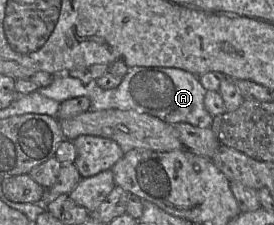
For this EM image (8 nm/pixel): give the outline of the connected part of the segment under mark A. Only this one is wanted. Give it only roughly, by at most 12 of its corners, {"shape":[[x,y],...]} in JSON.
{"shape":[[129,68],[102,89],[68,74],[38,91],[90,110],[135,110],[207,128],[207,90],[180,68]]}

